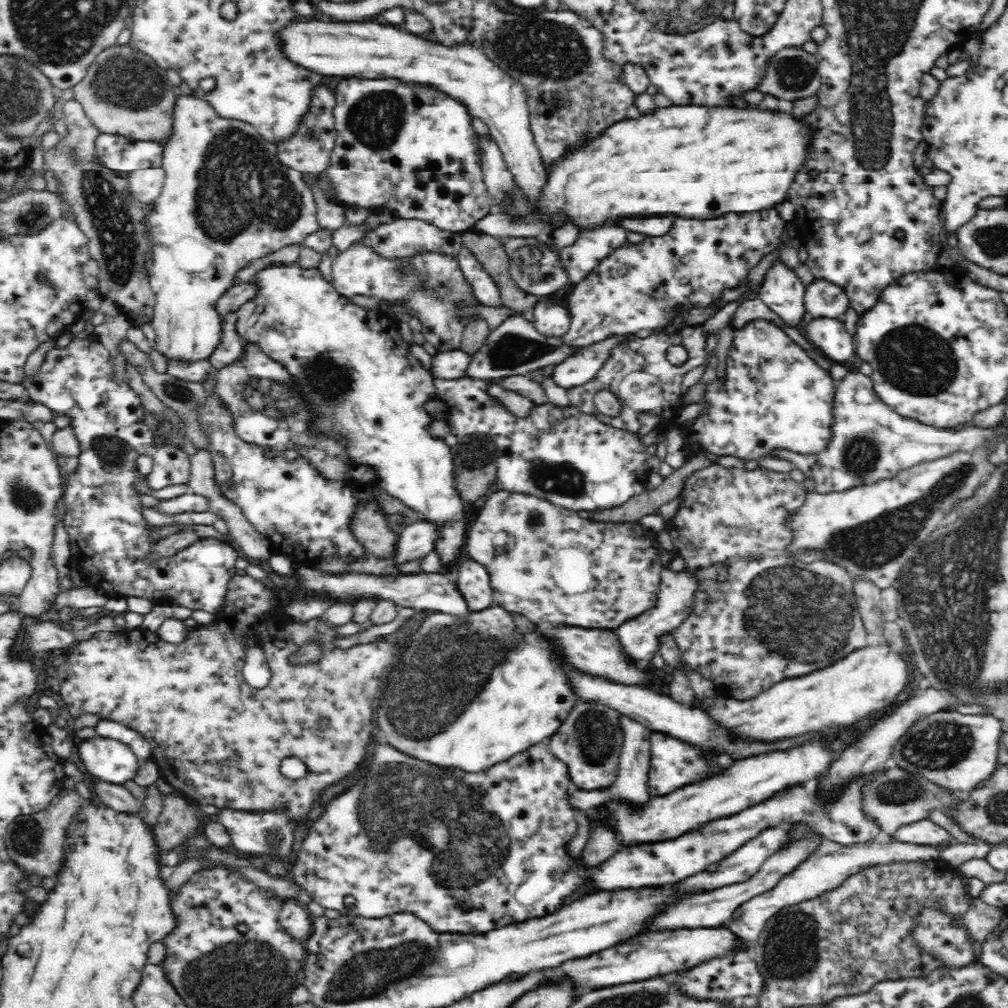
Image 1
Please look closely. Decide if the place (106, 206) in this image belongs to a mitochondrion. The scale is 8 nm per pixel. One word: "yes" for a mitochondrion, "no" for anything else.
yes

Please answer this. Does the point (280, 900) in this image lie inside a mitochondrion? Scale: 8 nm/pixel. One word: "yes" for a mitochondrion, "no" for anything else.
no

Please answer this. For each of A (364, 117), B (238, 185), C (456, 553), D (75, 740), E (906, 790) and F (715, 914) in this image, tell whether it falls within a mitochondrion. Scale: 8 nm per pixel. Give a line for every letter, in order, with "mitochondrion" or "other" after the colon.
A: mitochondrion
B: mitochondrion
C: other
D: other
E: mitochondrion
F: other

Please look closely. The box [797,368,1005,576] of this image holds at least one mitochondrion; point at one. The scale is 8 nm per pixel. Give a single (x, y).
(860, 455)

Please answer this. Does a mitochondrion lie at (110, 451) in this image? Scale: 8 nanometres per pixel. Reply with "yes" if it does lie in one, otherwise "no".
yes

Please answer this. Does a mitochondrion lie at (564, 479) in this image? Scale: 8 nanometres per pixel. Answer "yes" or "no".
yes

